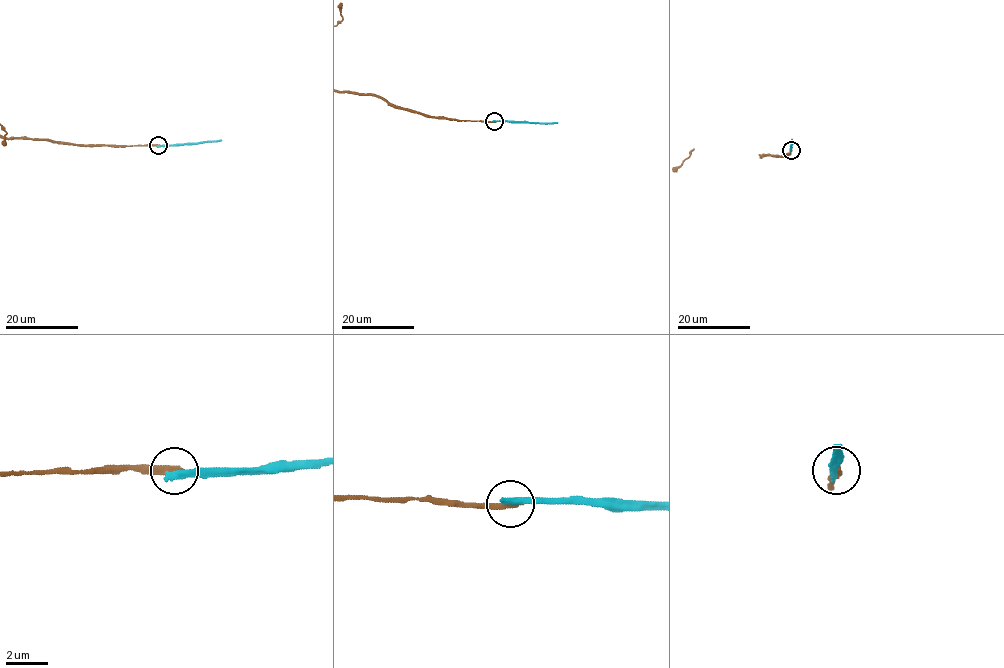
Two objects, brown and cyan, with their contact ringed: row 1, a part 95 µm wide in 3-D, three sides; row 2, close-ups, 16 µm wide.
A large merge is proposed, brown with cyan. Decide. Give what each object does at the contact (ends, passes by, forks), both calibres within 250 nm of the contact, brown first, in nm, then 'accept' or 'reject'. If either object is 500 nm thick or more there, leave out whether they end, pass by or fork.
brown ends | cyan ends | 360/360 nm | reject

